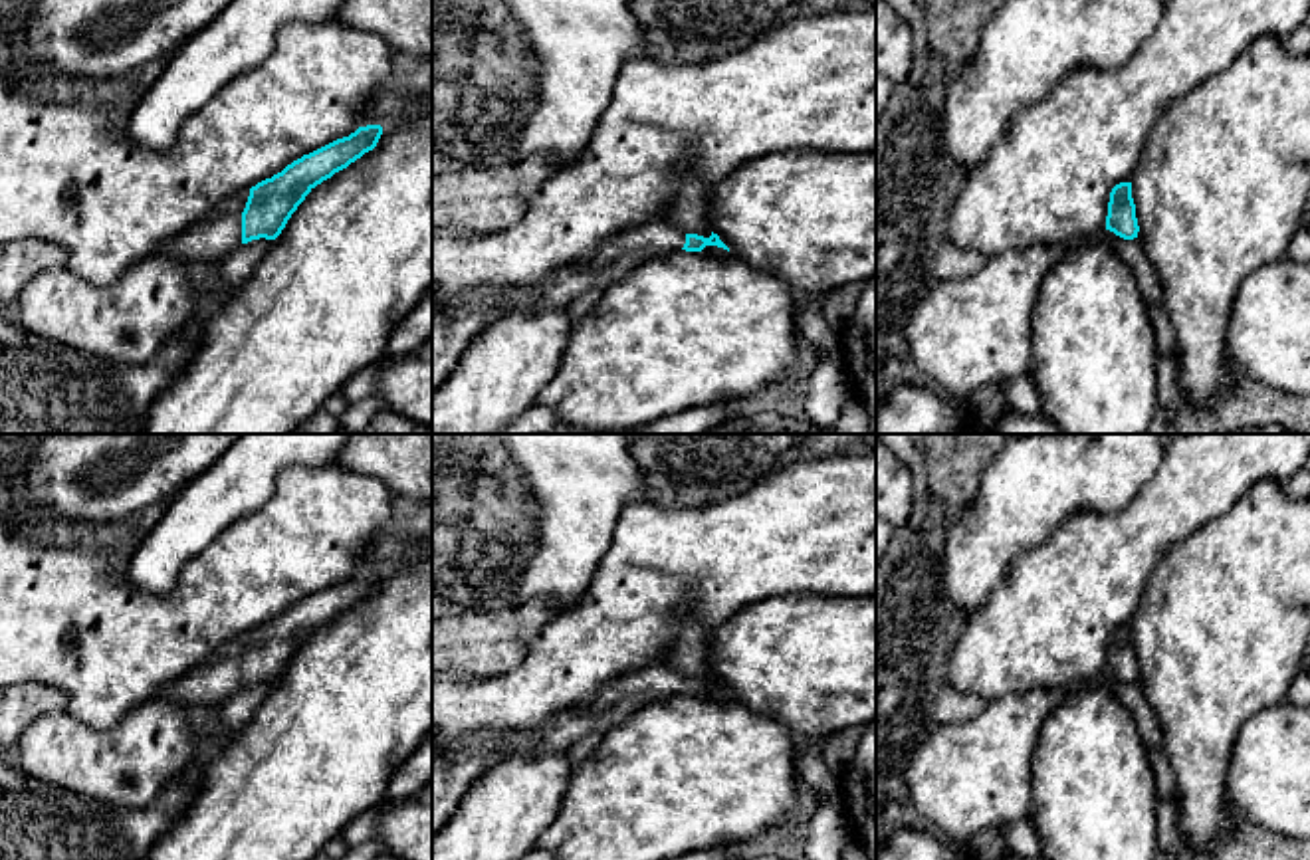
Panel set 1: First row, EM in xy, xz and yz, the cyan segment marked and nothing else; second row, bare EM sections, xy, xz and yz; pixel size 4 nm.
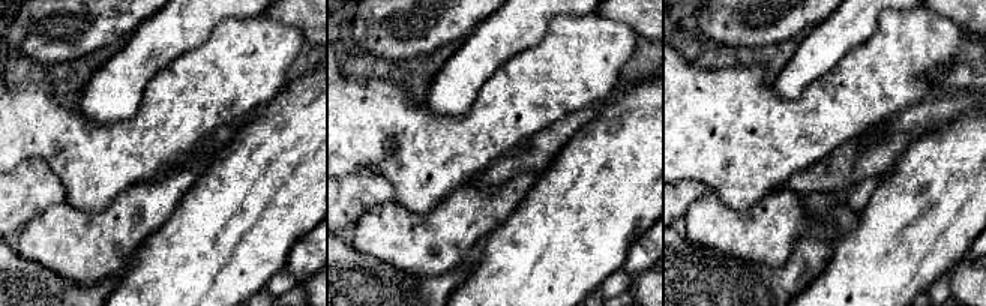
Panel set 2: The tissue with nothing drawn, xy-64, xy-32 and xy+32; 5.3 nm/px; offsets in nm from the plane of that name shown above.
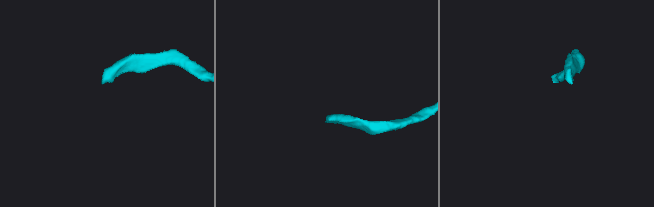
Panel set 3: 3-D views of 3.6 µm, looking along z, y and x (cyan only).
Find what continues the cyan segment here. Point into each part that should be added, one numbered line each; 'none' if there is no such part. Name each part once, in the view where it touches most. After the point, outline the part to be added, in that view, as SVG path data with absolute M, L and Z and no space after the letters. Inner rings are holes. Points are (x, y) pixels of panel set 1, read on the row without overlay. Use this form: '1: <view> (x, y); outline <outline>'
1: xy (220, 676); outline M244 634L218 648L198 668L184 674L180 680L166 684L161 696L186 705L220 705L242 688L242 656L248 640L250 634Z

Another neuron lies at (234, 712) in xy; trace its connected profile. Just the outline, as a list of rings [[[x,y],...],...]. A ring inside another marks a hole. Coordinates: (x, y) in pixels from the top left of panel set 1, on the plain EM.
[[[260,682],[240,688],[234,696],[214,705],[220,727],[236,733],[246,727],[262,701],[268,698],[272,684]]]

